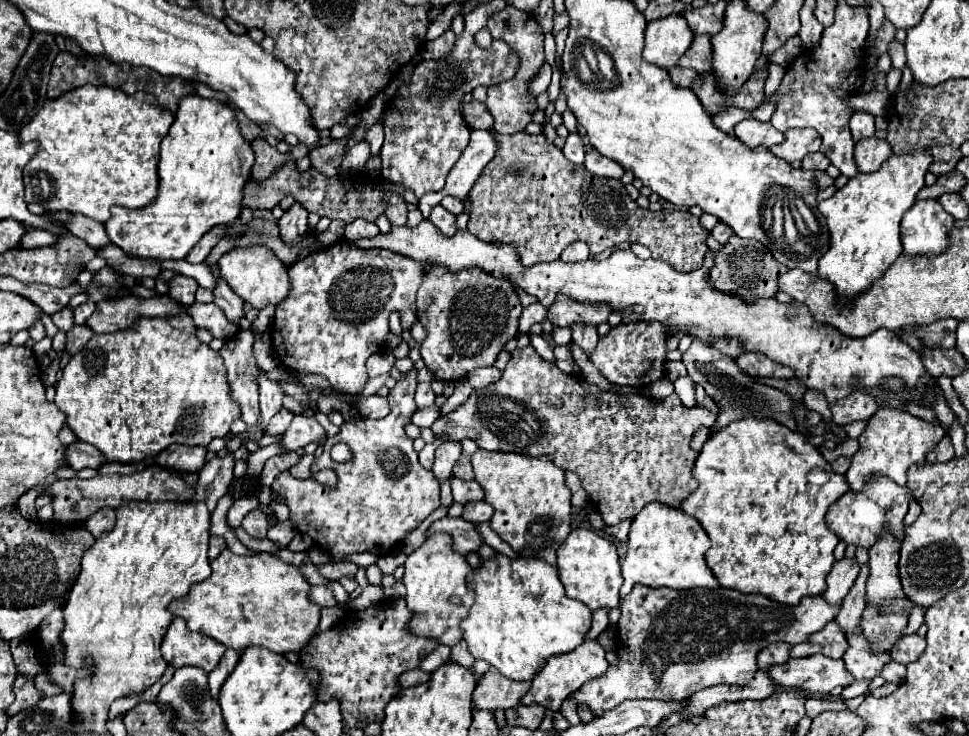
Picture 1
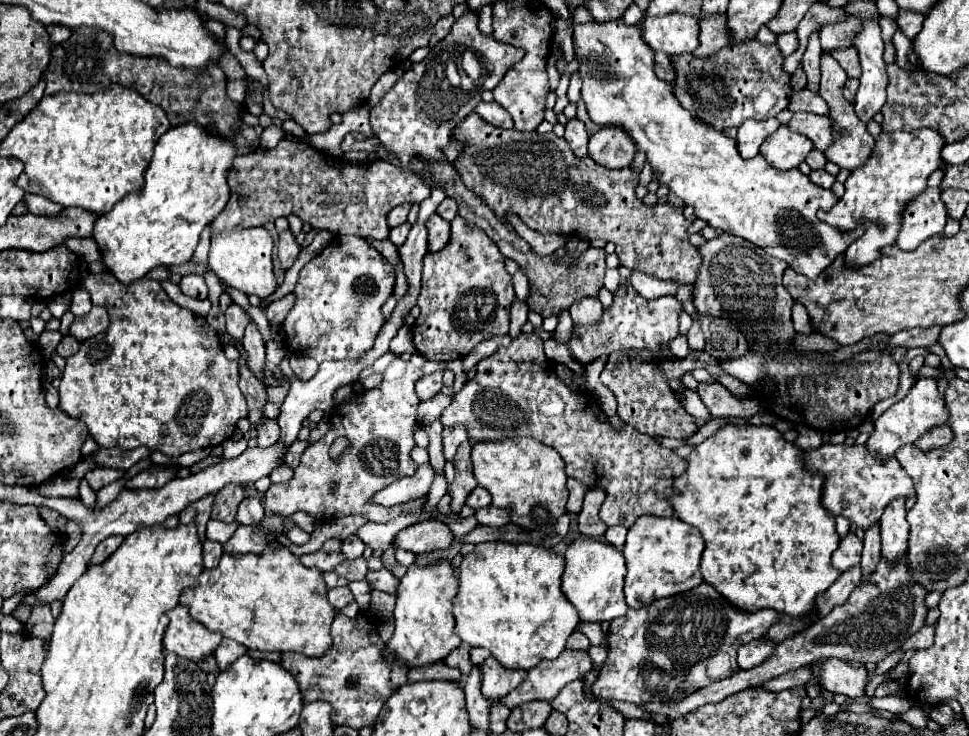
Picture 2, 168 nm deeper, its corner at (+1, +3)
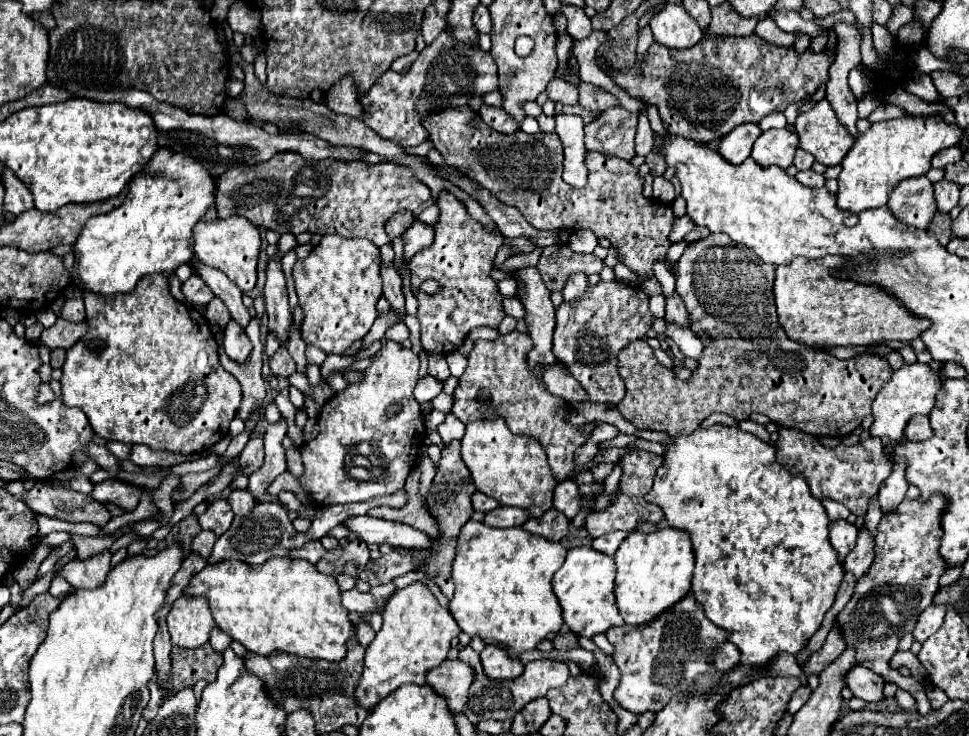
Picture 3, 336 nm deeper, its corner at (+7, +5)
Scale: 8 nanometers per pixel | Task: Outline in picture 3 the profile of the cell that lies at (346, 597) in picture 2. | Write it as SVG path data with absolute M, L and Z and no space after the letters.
M349 590L349 592L343 592L341 594L343 598L343 606L349 608L351 612L357 612L357 614L373 614L373 612L381 612L385 608L385 604L375 604L373 596L371 594L363 594L359 590Z

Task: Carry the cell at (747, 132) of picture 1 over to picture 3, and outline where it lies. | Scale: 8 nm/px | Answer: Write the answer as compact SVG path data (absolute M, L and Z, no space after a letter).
M741 124L739 128L733 128L727 136L723 136L717 152L729 162L729 164L743 164L743 160L749 158L751 146L761 134L757 124Z

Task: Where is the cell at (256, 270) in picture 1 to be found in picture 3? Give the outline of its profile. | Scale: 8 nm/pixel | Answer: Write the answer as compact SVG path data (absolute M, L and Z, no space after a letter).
M229 216L229 218L217 218L213 222L199 220L193 228L193 242L195 242L195 256L199 260L205 260L205 264L211 264L213 268L219 268L227 274L231 282L235 282L243 292L253 290L257 280L257 258L261 248L259 228L251 224L249 220L243 220L243 216Z

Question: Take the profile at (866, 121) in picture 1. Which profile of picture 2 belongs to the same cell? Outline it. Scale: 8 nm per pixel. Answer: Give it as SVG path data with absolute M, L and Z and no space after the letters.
M863 20L863 30L855 38L855 48L859 50L861 58L861 86L855 96L855 114L861 122L873 120L873 116L885 104L885 90L887 90L887 68L883 60L883 40L881 28L877 20Z

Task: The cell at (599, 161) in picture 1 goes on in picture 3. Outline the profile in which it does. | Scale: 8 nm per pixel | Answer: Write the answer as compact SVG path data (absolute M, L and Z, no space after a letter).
M621 106L601 112L591 124L585 126L585 146L591 152L607 152L623 160L635 156L635 132L637 114L627 112Z

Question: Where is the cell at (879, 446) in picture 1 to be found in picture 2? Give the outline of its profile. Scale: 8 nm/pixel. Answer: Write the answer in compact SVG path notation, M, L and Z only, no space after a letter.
M919 378L915 380L913 388L909 390L909 394L893 404L887 412L883 412L877 420L875 420L875 428L867 440L867 450L871 450L879 460L889 460L895 456L895 450L905 446L905 444L913 444L917 438L921 438L927 430L947 424L949 422L949 410L945 408L945 400L939 396L937 392L937 380L933 378Z

